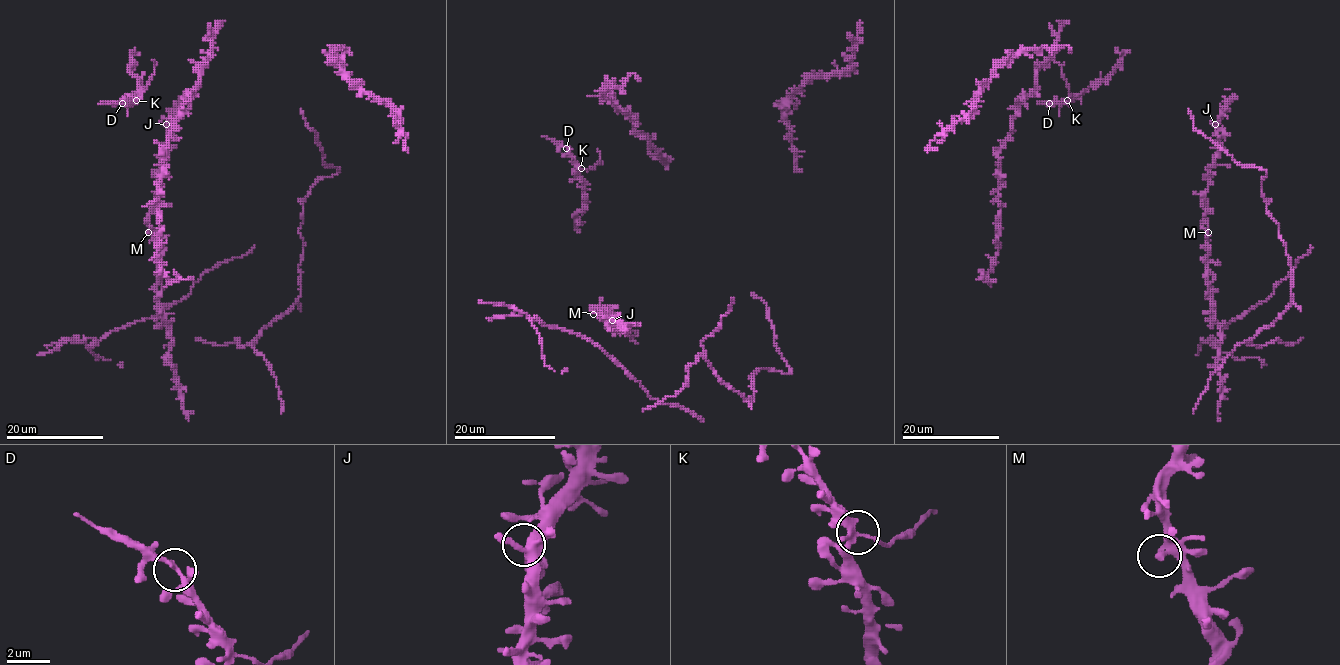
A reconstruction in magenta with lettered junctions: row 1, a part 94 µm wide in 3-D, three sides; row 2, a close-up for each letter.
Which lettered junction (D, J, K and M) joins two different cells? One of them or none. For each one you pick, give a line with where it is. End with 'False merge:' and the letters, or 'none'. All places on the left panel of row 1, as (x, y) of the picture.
K: (136, 100)
False merge: K

